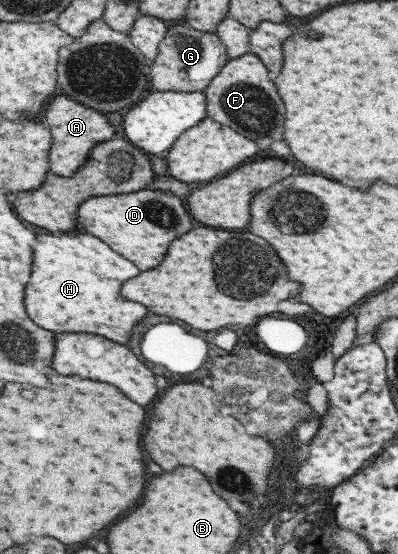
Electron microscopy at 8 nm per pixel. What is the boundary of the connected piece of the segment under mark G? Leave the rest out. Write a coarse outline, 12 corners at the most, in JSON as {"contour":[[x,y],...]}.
{"contour":[[168,23],[152,88],[202,92],[228,59],[214,32]]}

